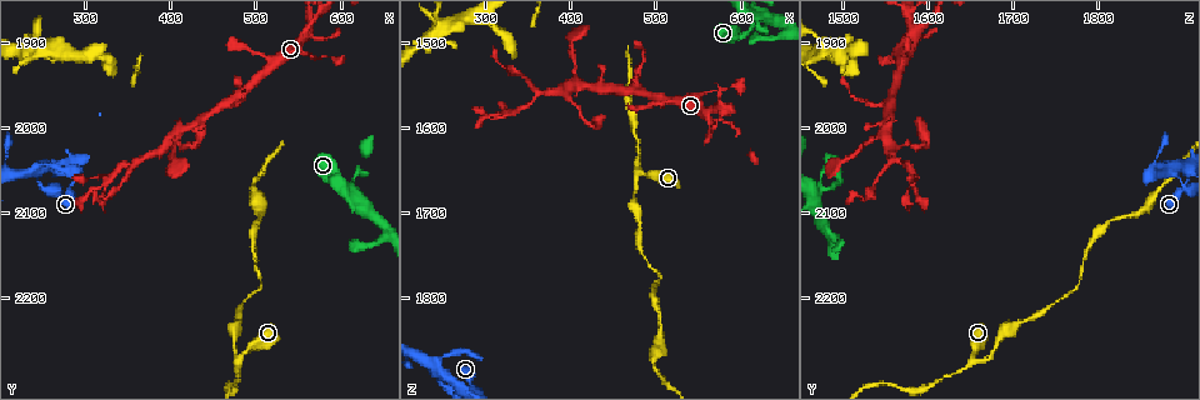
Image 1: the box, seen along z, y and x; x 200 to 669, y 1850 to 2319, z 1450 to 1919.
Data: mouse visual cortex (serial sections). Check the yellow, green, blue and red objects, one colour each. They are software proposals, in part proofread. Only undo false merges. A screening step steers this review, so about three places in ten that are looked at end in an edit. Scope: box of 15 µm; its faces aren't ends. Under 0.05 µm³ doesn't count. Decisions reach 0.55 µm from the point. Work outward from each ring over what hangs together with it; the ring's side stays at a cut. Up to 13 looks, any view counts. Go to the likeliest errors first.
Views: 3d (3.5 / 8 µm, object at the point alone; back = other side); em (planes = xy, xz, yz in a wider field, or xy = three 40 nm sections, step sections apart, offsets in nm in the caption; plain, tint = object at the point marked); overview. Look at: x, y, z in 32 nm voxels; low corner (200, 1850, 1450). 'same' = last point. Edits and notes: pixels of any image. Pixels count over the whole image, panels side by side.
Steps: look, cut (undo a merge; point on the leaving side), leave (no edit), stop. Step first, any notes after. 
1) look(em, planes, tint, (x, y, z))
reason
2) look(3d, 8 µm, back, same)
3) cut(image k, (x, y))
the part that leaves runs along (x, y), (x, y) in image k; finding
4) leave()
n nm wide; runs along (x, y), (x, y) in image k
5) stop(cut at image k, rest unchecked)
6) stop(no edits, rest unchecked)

look(3d, 3.5 µm, (245, 2050, 1885))
four or more arms meet

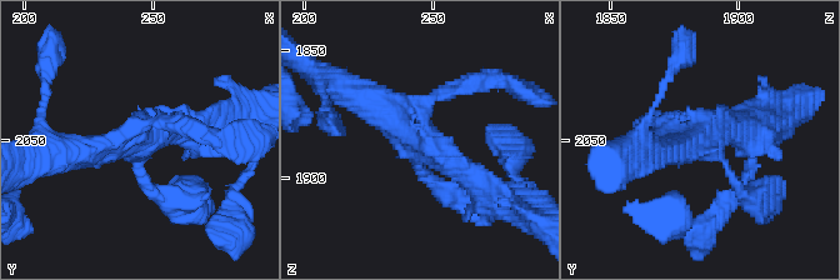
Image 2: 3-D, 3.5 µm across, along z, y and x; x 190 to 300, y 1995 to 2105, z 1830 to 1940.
look(em, planes, tint, (244, 2048, 1883))
4 arms; arms of 150, 200, 350, 400 nm

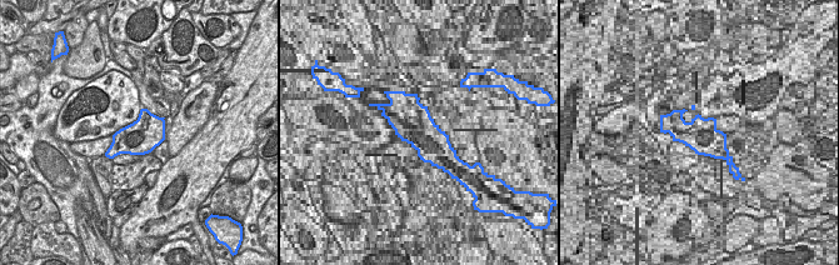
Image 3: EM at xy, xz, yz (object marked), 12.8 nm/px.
leave()
runs along (483, 189), (421, 138), (349, 90) in image 2; continuous, no second cell

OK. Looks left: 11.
look(3d, 8 µm, (480, 2270, 1655))
two arms in line, one across

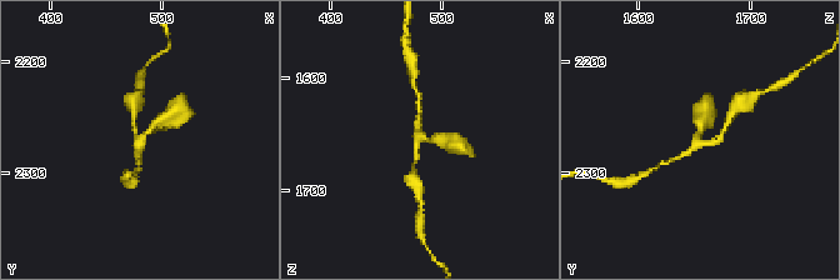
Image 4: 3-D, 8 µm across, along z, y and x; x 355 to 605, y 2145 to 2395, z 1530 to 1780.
look(em, xy, step 1, tint, (482, 2272, 1650))
shape alone is not enough

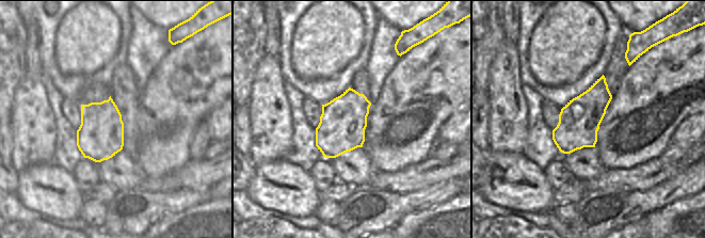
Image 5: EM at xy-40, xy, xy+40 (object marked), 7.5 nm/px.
leave()
arms of 150, 200, 300 nm; runs along (446, 143), (419, 136), (414, 164) in image 4; one cell here

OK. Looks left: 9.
look(3d, 3.5 µm, (470, 1970, 1560))

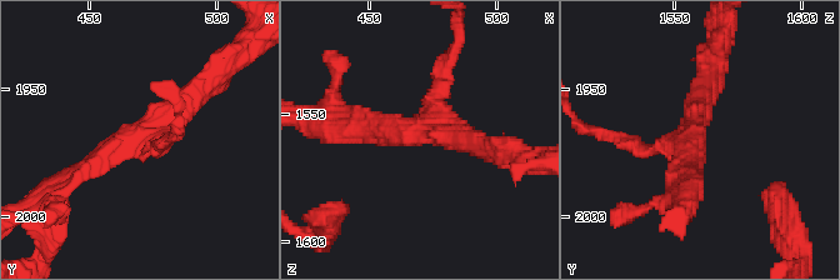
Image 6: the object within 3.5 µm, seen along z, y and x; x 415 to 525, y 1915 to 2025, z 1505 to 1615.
look(em, xy, step 3, tint, (476, 1967, 1556))
3 arms; arms of 150, 300, 300 nm

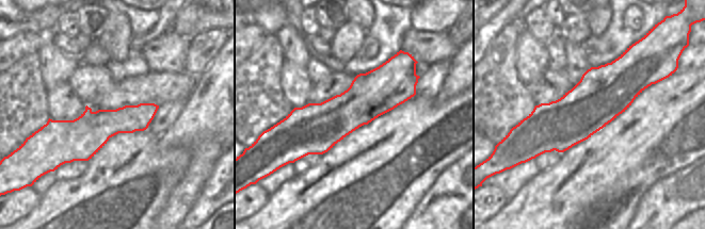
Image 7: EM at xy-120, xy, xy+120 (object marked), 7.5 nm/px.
leave()
runs along (214, 76), (160, 126), (84, 169) in image 6; continuous, no second cell

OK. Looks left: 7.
look(3d, 3.5 µm, (410, 2000, 1550))
side arm on a straight run

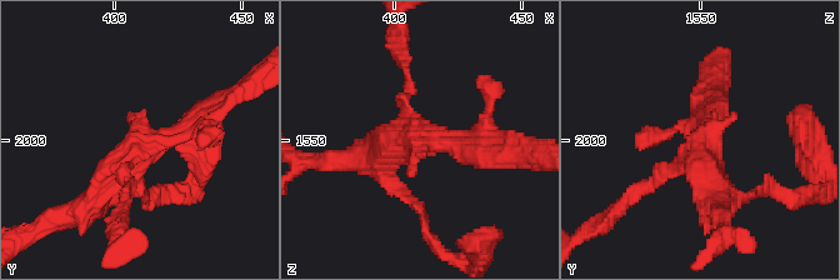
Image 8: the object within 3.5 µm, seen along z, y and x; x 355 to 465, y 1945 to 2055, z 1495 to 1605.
look(em, planes, plain, (410, 2004, 1552))
shape alone is not enough

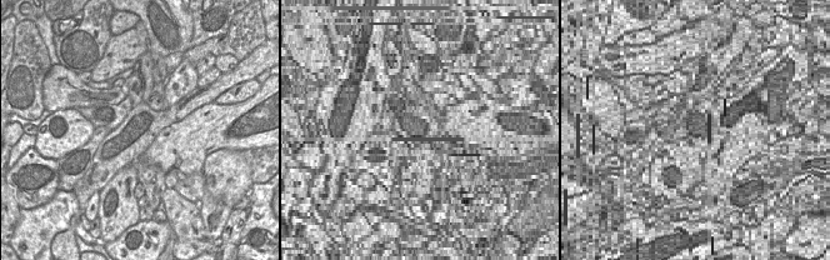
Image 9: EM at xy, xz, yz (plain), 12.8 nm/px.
look(em, planes, tint, same)

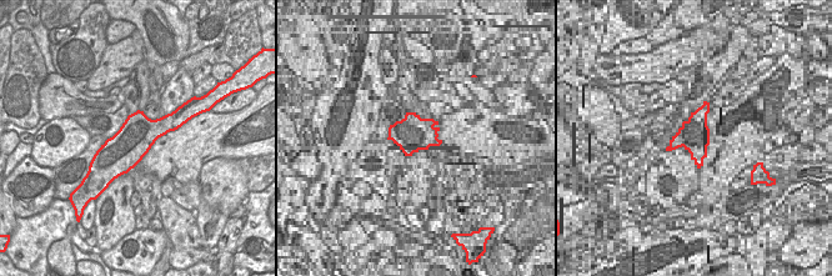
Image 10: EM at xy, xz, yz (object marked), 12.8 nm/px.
leave()
runs along (206, 110), (141, 145), (84, 210) in image 8; all the same cell

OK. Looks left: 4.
look(3d, 8 µm, (365, 2040, 1560))
a fork

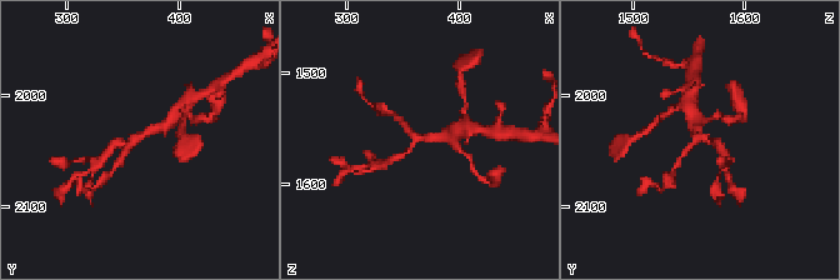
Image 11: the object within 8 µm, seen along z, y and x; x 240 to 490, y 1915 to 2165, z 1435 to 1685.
look(3d, 3.5 µm, (366, 2038, 1558))
zoom in

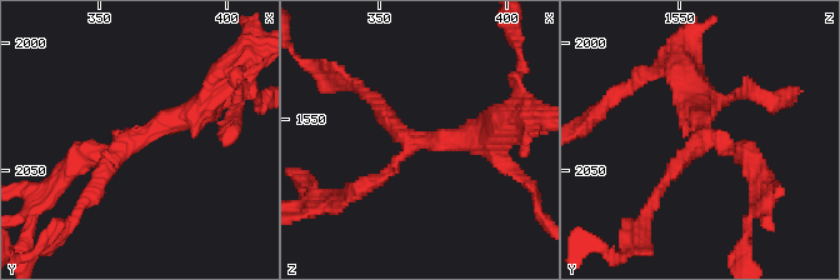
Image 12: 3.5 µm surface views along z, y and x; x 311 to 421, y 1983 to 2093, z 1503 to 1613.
look(em, xy, step 1, tint, (365, 2038, 1558))
3 arms; arms of 150, 200, 350 nm

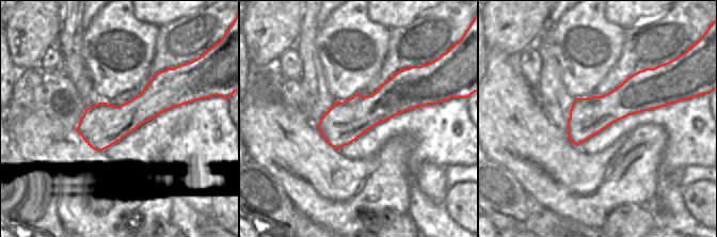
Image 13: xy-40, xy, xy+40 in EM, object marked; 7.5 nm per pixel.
leave()
300 nm wide; runs along (185, 93), (80, 129) in image 13; all the same cell

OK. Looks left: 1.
stop(no edits, rest unchecked)

